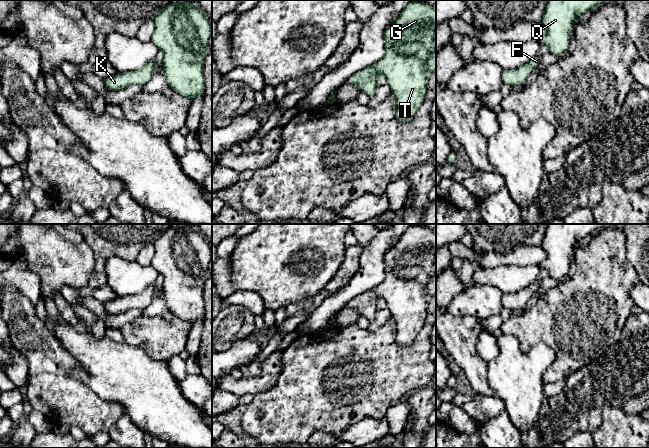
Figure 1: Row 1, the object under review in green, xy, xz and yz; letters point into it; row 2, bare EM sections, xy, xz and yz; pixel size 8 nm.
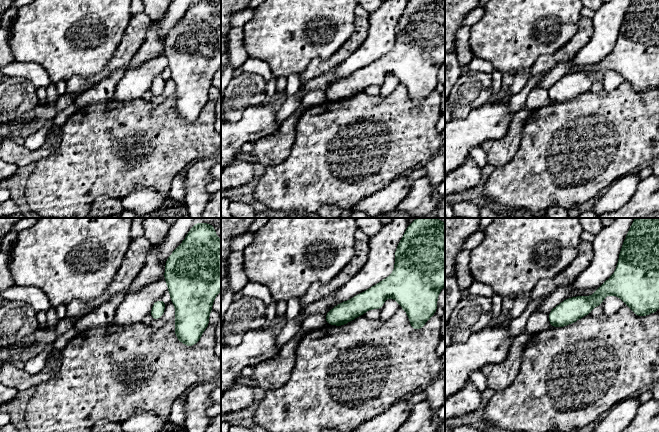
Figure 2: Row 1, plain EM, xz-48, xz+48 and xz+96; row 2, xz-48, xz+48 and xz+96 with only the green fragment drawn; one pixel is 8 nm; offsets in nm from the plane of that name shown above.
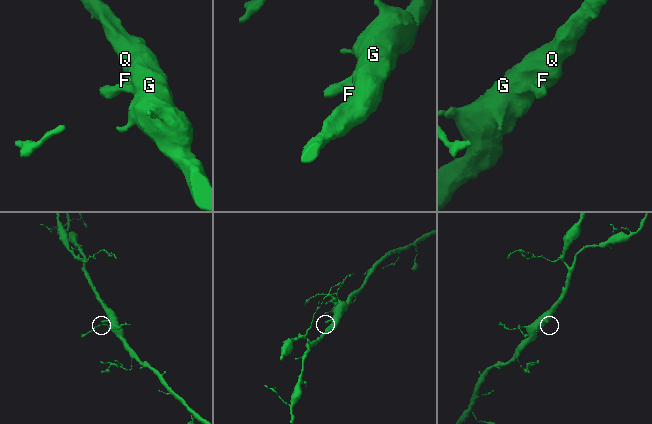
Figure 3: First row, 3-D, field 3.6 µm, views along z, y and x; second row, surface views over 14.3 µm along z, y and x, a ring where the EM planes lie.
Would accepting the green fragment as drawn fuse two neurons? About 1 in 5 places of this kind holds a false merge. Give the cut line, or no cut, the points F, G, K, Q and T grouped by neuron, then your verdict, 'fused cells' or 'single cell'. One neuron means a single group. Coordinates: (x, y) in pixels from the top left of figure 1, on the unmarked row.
cut none; groups F G K Q T; single cell

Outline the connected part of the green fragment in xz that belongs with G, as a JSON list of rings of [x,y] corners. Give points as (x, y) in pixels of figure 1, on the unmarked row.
[[[414,224],[387,251],[384,263],[383,281],[373,290],[349,301],[347,306],[358,310],[372,323],[379,301],[383,299],[396,323],[396,341],[402,346],[410,346],[426,323],[428,304],[436,295],[436,232]]]

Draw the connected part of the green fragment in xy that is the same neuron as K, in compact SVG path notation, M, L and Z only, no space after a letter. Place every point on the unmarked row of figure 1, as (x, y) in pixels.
M156 283L150 285L140 294L117 297L103 305L110 315L124 314L135 308L142 310L150 304L155 293Z

